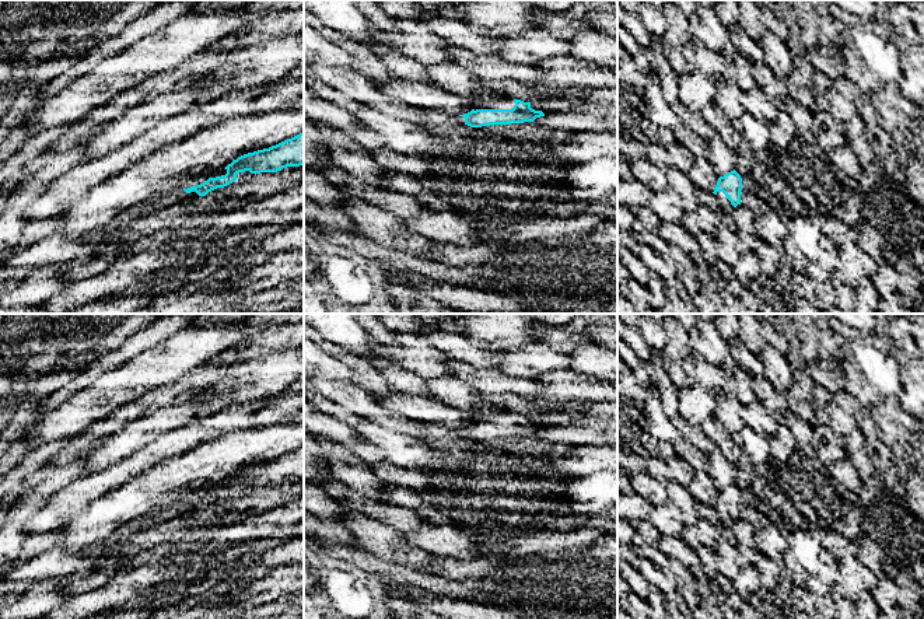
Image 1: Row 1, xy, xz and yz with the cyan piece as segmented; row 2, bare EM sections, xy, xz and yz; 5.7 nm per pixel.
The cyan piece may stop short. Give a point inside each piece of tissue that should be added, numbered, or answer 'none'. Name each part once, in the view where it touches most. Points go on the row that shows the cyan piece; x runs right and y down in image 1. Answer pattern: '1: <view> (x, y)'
1: xz (482, 101)

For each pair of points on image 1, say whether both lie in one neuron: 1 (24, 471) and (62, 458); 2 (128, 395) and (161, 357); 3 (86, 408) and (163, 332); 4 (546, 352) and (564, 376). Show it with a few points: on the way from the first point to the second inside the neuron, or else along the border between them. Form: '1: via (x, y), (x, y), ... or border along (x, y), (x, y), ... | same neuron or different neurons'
1: border along (67, 441), (46, 465) | different neurons
2: via (133, 385), (151, 367) | same neuron
3: border along (185, 328), (163, 341) | different neurons
4: border along (567, 367), (545, 371) | different neurons

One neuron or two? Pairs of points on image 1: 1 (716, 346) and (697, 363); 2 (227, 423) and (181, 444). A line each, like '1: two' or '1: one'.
1: two
2: one

